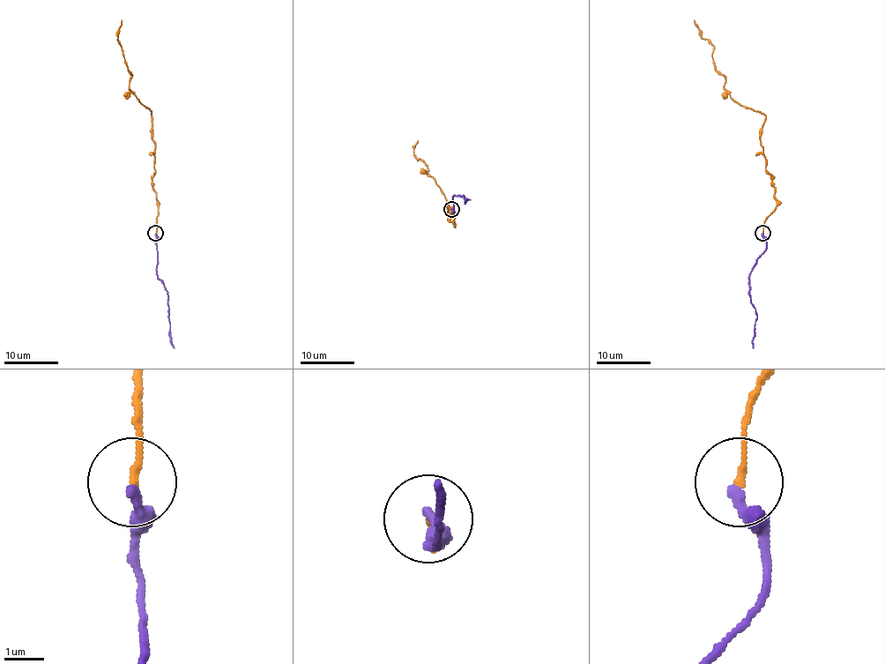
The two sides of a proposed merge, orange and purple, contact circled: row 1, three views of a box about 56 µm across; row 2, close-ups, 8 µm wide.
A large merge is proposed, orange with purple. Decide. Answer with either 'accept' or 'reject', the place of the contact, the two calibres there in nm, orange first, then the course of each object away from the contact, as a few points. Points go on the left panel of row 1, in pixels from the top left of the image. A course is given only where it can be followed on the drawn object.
reject; place (155, 233); calibres 170 and 280 nm; course orange (155, 233), (152, 116), (151, 111), (130, 88), (132, 75), (117, 38), (121, 20); course purple (155, 234), (158, 275), (167, 293), (170, 340), (174, 348)

